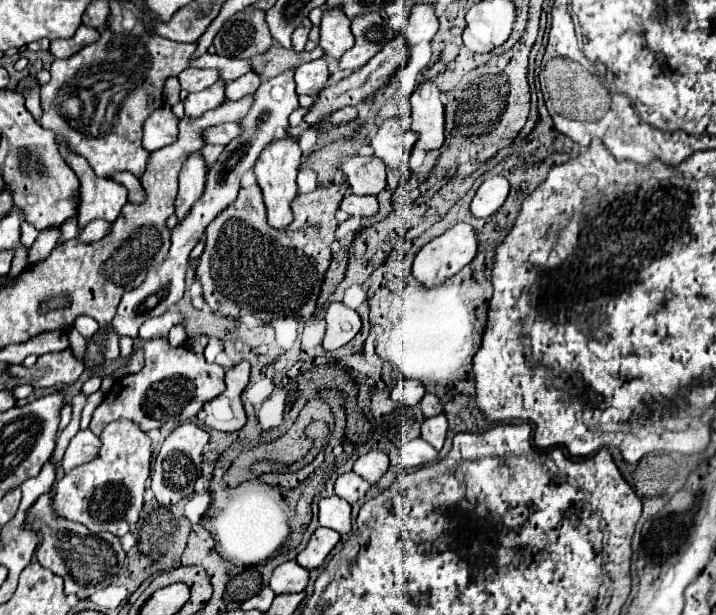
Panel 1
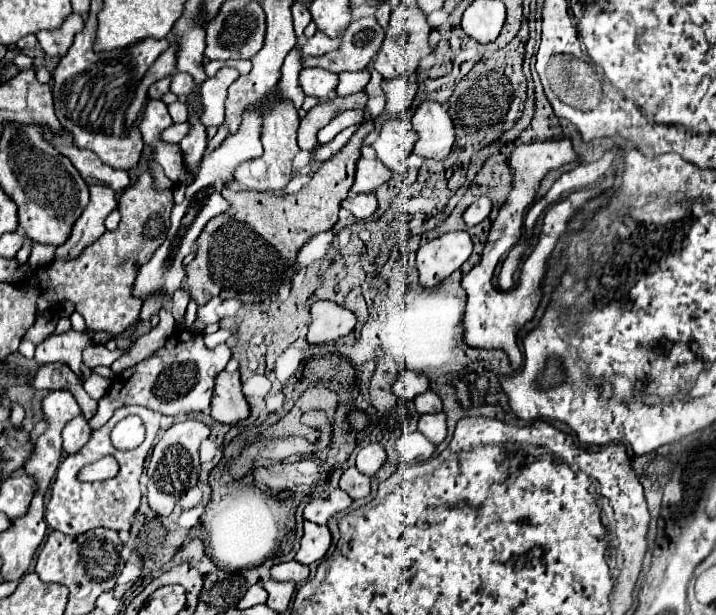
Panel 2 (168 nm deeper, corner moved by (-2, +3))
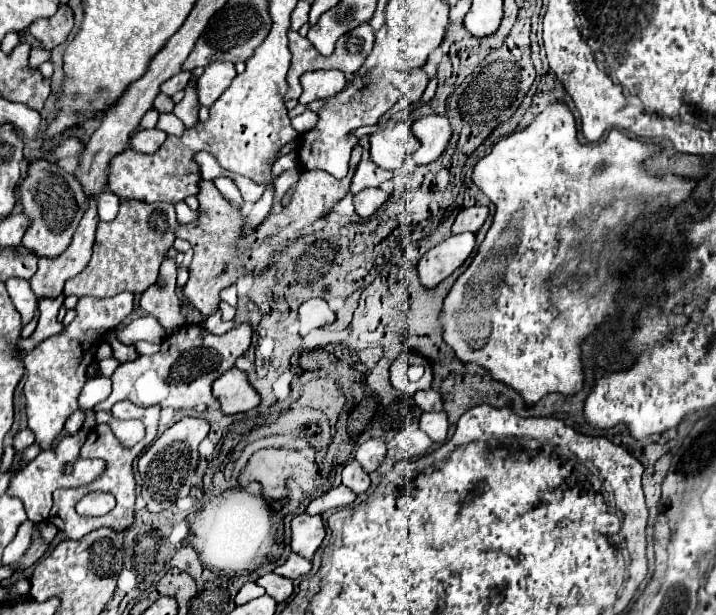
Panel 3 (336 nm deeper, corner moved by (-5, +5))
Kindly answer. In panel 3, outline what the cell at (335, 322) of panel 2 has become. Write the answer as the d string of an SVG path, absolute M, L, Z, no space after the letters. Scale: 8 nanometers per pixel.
M309 299L299 307L299 335L305 337L311 329L329 325L335 321L335 313L323 299Z

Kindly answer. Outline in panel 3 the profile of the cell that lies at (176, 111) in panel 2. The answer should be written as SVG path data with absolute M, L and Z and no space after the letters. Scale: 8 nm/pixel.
M161 113L161 117L159 117L155 129L165 131L167 135L177 135L177 137L181 137L185 125L183 125L183 121L177 119L173 113Z

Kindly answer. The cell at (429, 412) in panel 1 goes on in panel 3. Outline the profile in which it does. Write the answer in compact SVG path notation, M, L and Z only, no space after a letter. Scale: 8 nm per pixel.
M435 389L417 391L417 393L413 395L413 401L415 401L415 405L417 405L421 411L441 411L441 409L443 409L441 395L439 395Z

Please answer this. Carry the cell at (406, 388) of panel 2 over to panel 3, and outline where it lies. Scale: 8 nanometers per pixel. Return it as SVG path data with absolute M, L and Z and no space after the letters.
M405 349L389 367L389 381L395 389L415 395L419 389L431 387L431 365L413 349Z

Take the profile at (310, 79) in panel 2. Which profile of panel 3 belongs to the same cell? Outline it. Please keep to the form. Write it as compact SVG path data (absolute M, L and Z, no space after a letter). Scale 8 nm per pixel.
M309 71L301 77L303 93L299 97L301 105L317 99L329 99L347 87L347 79L341 71Z

